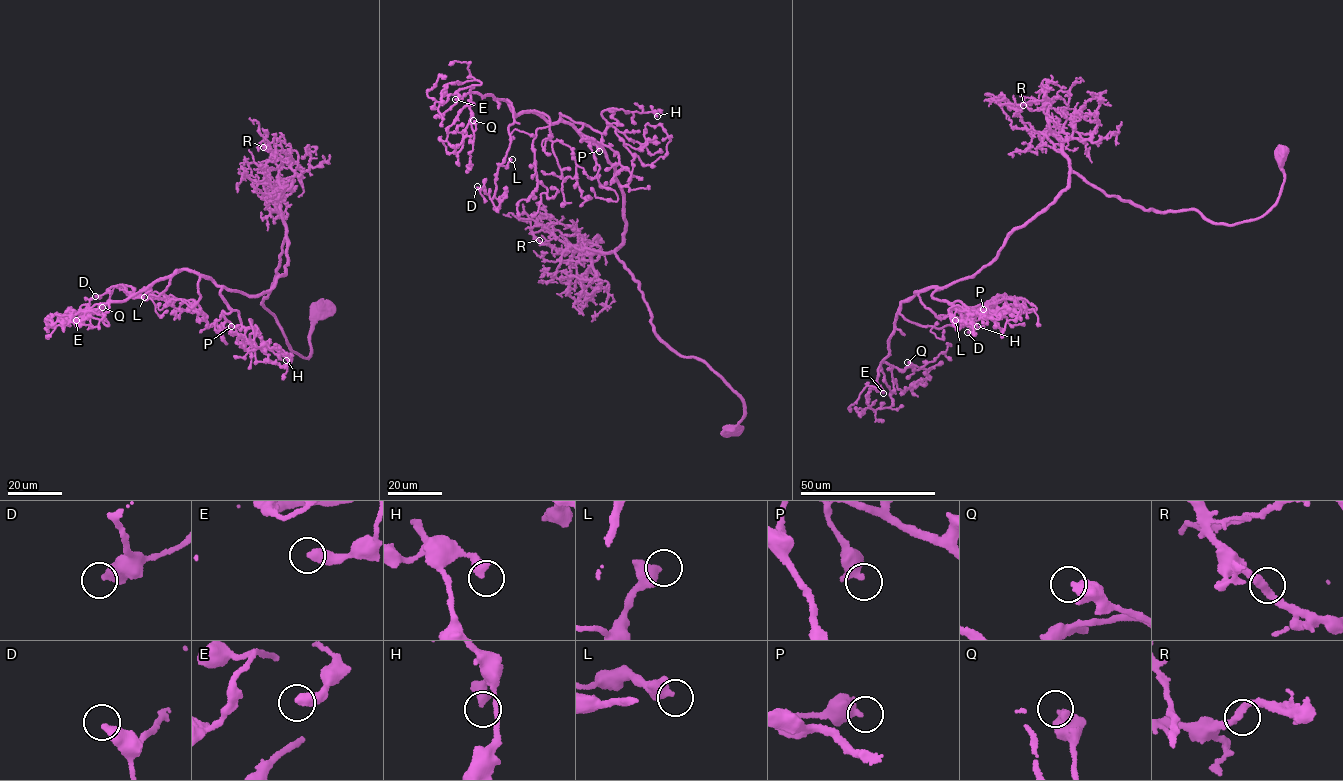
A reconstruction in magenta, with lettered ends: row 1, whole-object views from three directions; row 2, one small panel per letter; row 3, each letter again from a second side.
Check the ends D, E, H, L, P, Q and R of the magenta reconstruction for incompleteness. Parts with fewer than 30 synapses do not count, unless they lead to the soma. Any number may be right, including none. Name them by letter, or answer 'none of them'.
none of them

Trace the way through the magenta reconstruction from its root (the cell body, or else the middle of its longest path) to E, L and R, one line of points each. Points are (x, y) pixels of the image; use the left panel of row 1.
E: (323, 306), (311, 353), (290, 351), (261, 304), (285, 238), (287, 271), (260, 294), (177, 269), (76, 320)
L: (323, 306), (311, 353), (290, 351), (261, 304), (285, 238), (260, 294), (183, 269), (144, 297)
R: (323, 306), (306, 358), (290, 351), (261, 304), (278, 274), (286, 232), (263, 171), (271, 153), (263, 147)

